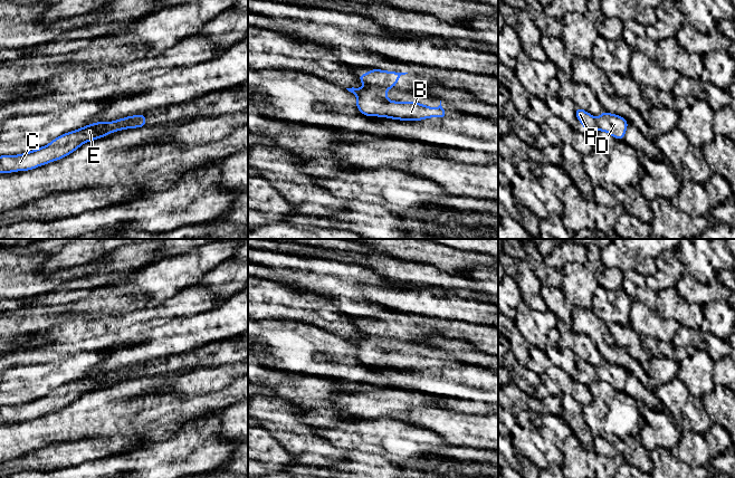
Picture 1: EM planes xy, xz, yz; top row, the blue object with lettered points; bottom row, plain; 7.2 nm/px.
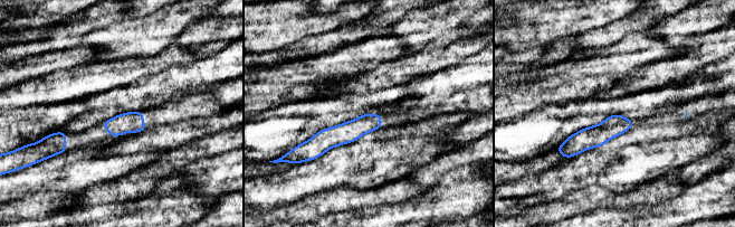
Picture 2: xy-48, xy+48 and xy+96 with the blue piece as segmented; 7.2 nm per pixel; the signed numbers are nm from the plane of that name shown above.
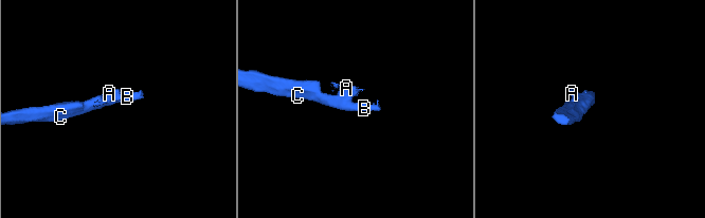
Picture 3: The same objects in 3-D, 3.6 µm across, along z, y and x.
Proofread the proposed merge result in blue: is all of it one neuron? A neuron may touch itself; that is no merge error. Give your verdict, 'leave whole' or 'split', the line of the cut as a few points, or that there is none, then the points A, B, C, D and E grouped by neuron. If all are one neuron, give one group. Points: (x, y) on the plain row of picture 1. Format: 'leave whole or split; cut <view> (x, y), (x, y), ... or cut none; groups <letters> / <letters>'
leave whole; cut none; groups A B C D E

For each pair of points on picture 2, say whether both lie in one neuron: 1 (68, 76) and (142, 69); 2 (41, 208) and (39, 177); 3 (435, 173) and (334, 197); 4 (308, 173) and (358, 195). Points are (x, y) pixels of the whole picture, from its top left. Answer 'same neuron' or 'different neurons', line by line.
1: same neuron
2: different neurons
3: same neuron
4: different neurons

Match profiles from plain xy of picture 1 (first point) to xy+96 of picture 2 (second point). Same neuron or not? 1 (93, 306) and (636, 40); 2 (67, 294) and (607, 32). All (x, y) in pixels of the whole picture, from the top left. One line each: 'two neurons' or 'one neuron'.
1: one neuron
2: one neuron

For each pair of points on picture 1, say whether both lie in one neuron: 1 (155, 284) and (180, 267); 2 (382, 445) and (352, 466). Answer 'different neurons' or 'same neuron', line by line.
1: same neuron
2: different neurons

